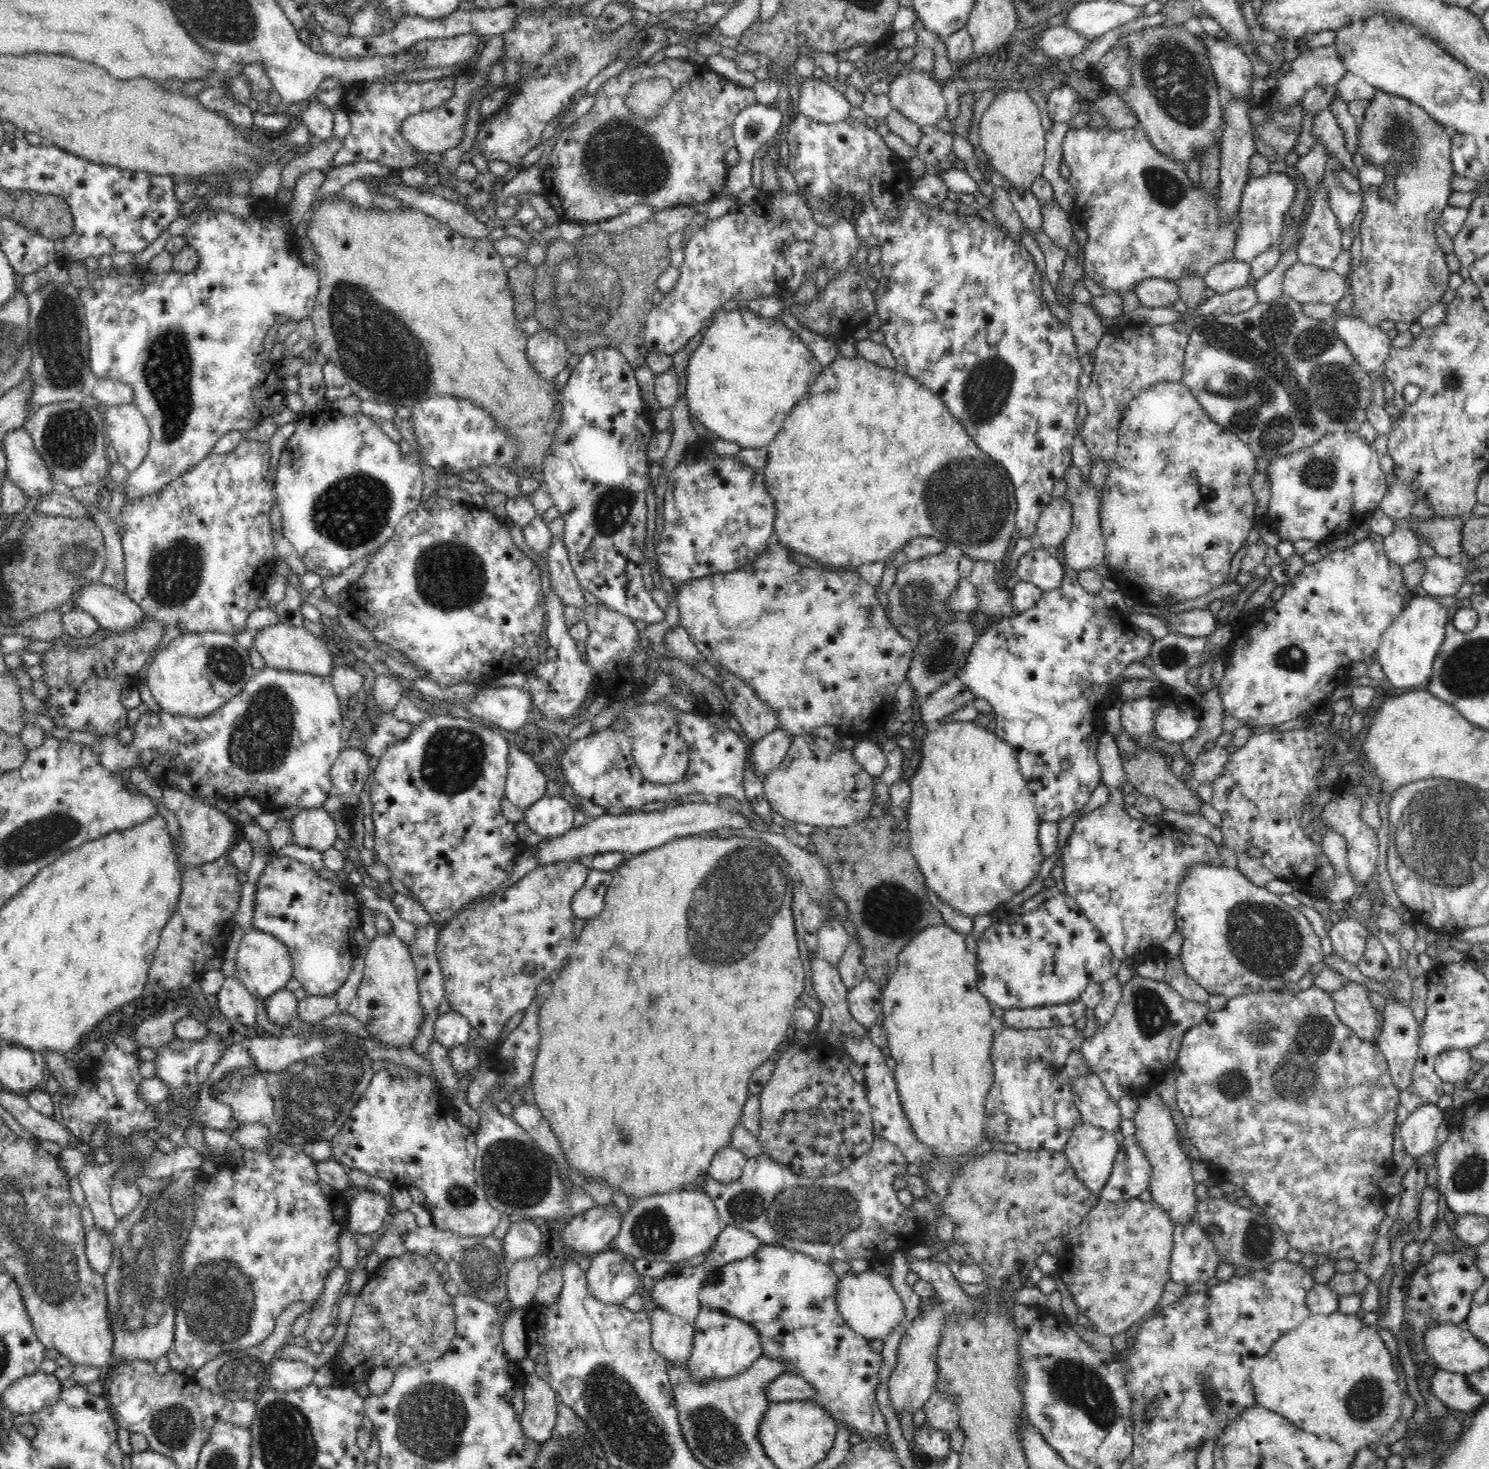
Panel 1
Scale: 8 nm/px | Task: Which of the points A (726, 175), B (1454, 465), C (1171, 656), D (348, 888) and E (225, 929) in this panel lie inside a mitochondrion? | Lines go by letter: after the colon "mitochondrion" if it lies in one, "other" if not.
A: other
B: other
C: mitochondrion
D: other
E: other

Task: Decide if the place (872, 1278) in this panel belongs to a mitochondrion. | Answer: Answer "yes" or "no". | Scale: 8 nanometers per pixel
no

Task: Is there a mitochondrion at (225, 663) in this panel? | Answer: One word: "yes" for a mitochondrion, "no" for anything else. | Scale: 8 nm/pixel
yes

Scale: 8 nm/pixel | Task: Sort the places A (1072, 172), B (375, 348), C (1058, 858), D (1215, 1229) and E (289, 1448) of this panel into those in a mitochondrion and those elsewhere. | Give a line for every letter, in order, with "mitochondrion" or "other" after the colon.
A: other
B: mitochondrion
C: other
D: mitochondrion
E: mitochondrion

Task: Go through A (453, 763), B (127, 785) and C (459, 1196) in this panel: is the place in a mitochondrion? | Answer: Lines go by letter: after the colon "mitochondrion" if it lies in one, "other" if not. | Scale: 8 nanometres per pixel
A: mitochondrion
B: other
C: mitochondrion

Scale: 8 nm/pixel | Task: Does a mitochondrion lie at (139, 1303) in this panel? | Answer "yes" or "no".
yes

